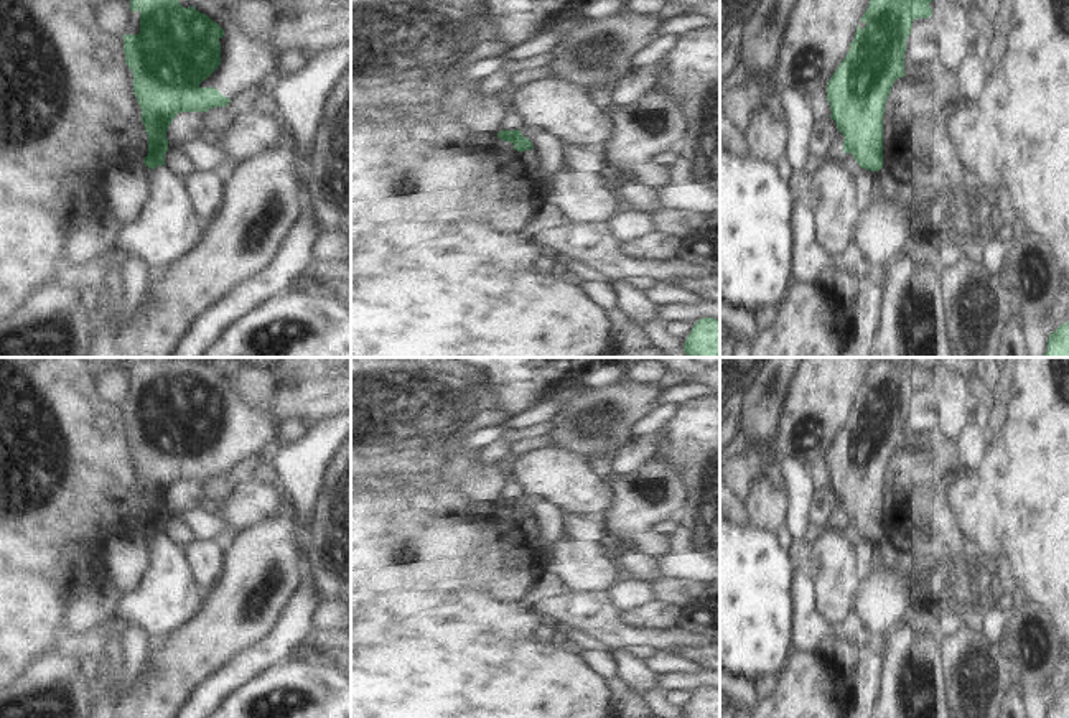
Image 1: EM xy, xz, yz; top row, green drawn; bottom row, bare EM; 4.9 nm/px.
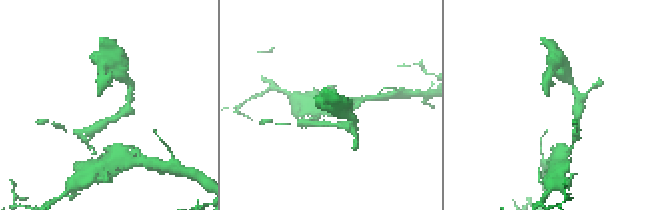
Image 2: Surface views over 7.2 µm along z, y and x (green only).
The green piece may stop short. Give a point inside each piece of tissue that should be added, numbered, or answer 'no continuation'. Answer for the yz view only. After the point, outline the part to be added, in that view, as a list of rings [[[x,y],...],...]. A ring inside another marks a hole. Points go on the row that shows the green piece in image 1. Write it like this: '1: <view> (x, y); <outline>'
no continuation

